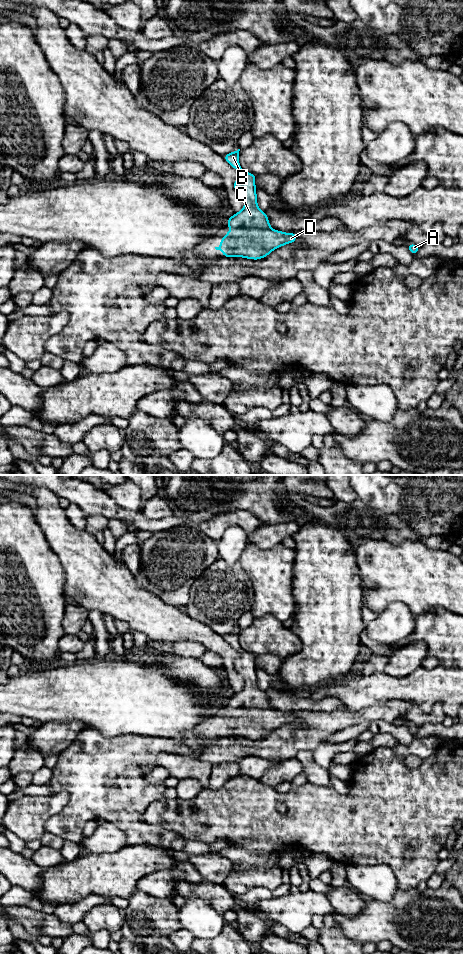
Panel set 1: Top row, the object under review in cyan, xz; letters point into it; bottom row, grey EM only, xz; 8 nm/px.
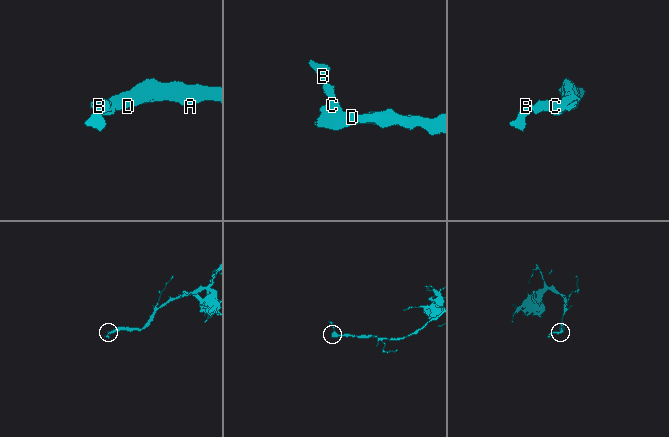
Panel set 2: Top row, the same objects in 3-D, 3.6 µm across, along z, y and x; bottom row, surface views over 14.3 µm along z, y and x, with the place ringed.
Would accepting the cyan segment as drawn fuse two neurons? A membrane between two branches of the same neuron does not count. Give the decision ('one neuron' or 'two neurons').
one neuron

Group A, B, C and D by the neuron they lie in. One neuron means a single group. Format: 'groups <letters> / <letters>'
groups A B C D

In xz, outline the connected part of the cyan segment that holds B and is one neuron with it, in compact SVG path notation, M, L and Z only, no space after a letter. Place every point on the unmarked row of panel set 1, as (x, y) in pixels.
M240 629L224 635L224 639L239 652L239 657L235 660L233 668L244 678L245 686L240 692L228 699L227 707L231 710L221 719L220 726L215 727L215 729L221 730L223 737L243 737L258 740L266 737L278 727L295 722L297 715L296 713L284 713L270 707L266 693L261 691L257 685L256 655L247 653L240 647L239 631Z

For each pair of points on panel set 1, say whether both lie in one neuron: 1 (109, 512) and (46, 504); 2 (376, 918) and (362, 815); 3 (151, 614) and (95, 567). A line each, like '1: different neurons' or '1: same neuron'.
1: different neurons
2: different neurons
3: same neuron

